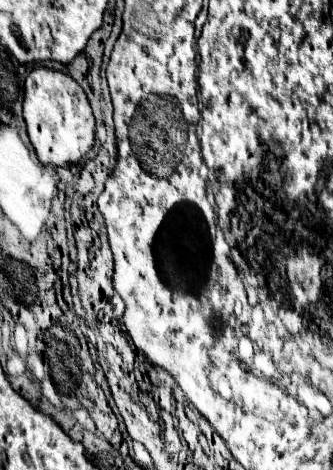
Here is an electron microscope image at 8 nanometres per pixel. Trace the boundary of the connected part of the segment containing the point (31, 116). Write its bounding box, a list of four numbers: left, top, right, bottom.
[24,66,96,167]

